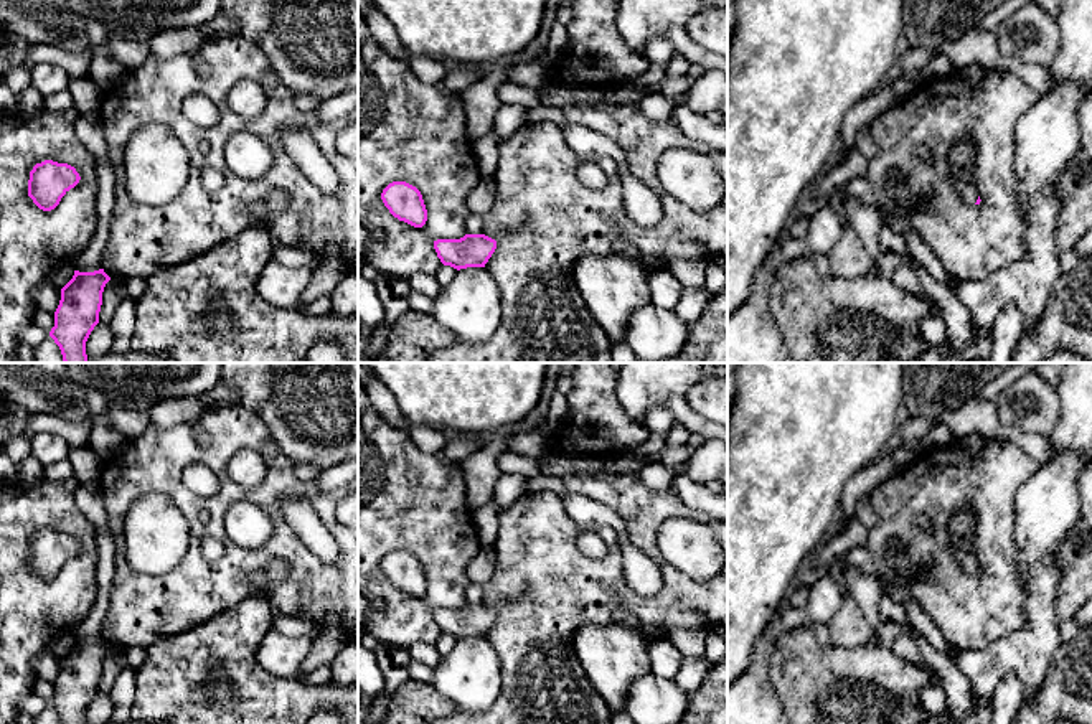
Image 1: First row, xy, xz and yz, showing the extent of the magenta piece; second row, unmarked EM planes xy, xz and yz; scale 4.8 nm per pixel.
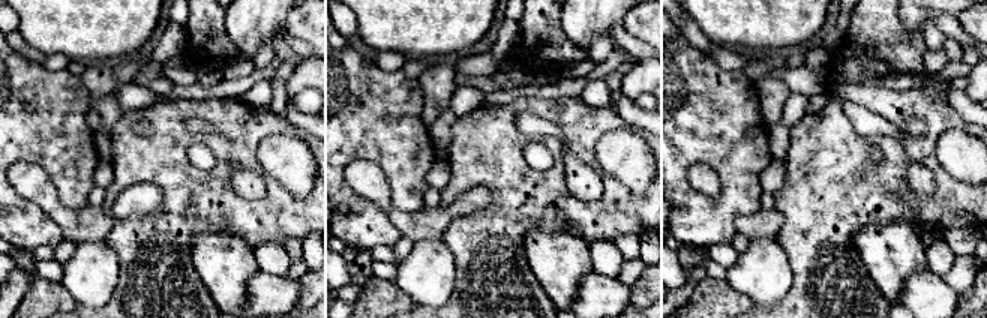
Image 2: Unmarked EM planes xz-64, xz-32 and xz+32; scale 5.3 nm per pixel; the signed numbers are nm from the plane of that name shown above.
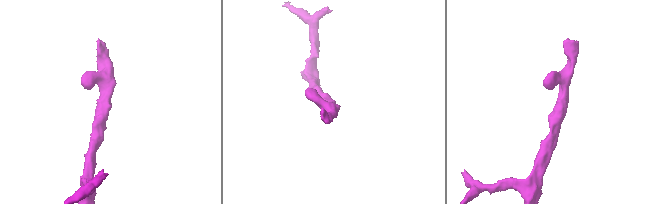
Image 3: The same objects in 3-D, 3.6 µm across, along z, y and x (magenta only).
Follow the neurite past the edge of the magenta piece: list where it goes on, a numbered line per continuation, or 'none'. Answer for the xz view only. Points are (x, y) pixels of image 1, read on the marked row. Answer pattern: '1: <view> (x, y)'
none

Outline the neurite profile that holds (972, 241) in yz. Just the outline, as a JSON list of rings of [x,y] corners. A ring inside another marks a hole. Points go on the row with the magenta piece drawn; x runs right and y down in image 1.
[[[970,64],[942,79],[925,76],[912,94],[868,125],[878,145],[866,173],[874,201],[896,203],[909,226],[957,280],[983,280],[1026,256],[1026,221],[1018,206],[1014,172],[1014,129],[1036,97],[1034,89],[1014,73]],[[962,139],[972,139],[978,147],[978,205],[965,203],[952,185],[948,150]],[[919,145],[930,148],[929,162],[915,155]]]

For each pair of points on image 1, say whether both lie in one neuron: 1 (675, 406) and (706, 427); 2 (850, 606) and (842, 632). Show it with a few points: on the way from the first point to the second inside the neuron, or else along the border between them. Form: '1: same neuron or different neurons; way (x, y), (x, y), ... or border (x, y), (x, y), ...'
1: same neuron; way (683, 413), (698, 424)
2: same neuron; way (850, 612), (848, 625)

